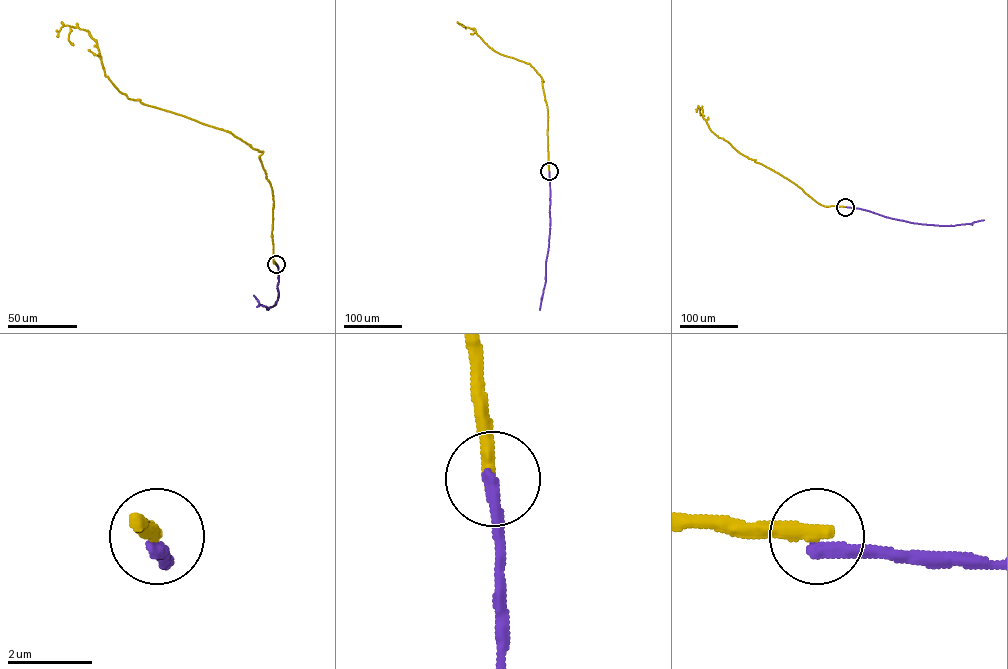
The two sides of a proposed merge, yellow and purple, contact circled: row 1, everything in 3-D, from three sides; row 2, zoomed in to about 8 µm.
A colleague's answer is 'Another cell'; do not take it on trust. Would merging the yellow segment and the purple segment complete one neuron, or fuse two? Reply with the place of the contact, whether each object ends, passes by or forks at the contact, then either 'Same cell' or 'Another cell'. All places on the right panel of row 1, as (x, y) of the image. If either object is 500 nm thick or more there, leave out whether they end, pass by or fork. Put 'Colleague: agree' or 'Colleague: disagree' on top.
Colleague: agree
Place: (845, 207). At the ring yellow ends. At the ring purple ends. Another cell

